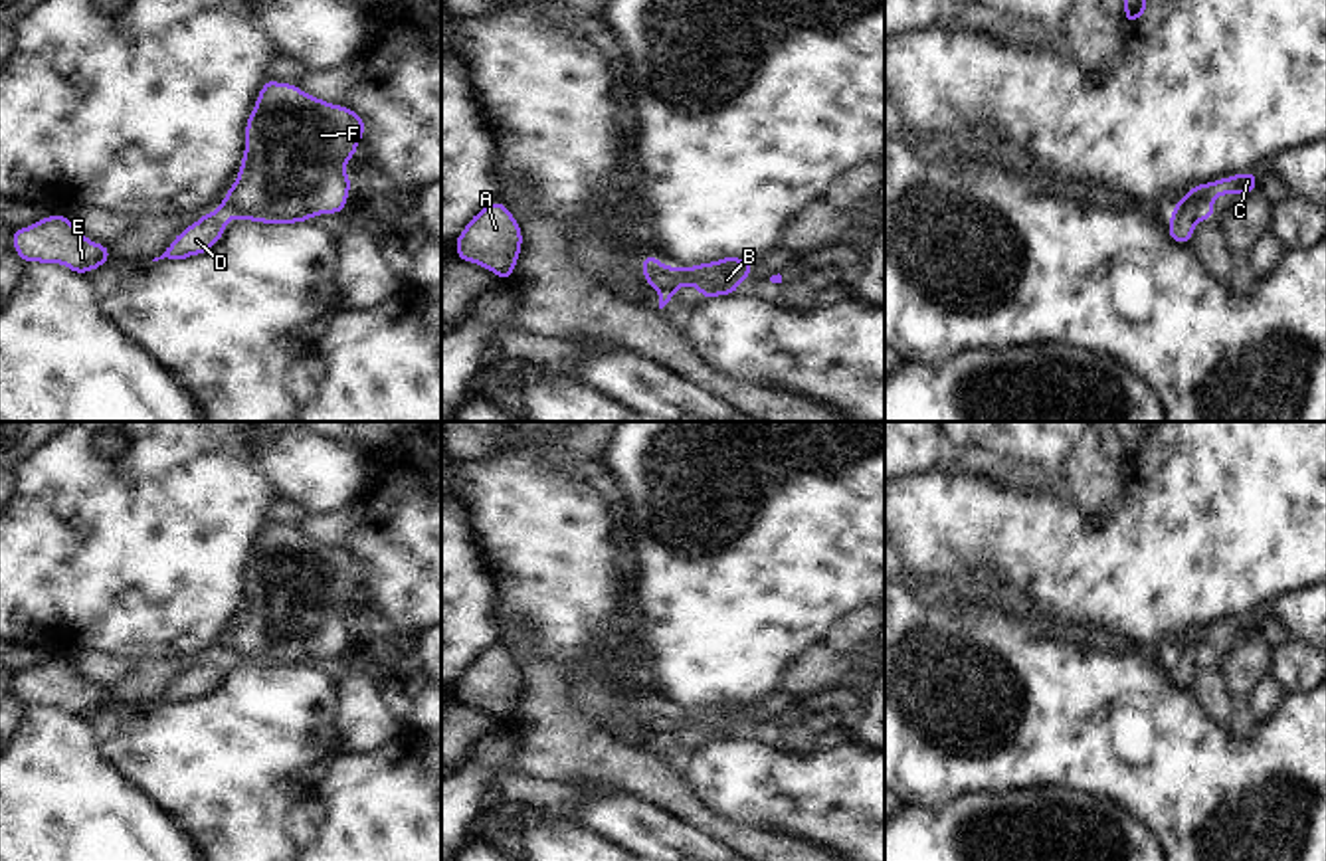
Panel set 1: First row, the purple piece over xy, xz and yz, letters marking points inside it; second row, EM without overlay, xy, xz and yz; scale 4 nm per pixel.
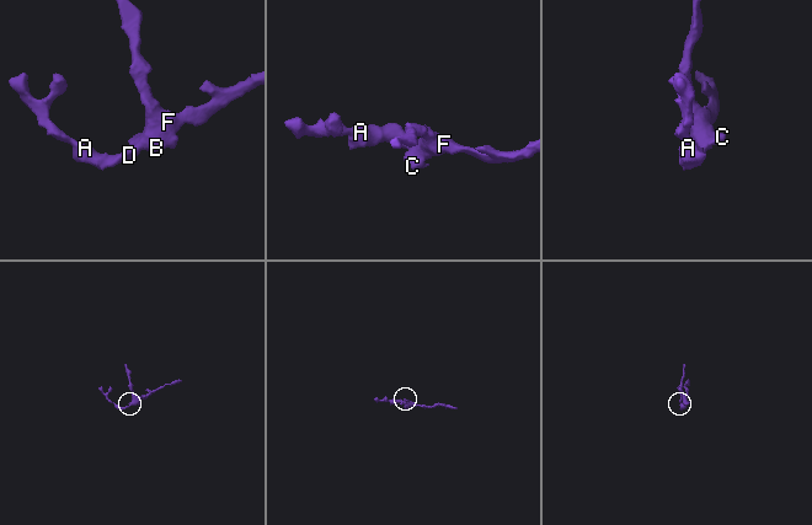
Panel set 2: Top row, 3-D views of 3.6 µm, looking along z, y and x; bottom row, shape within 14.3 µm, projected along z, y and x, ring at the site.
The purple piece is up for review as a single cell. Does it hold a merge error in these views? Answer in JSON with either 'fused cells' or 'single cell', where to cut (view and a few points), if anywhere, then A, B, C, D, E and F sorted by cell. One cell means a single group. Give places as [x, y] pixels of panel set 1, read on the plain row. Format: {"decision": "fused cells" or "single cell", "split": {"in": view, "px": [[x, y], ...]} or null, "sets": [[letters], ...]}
{"decision": "single cell", "split": null, "sets": [["A", "B", "C", "D", "E", "F"]]}

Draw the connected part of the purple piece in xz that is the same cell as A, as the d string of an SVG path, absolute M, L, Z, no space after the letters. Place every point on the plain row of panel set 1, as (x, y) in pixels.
M495 643L479 653L455 681L455 701L511 722L522 693L522 673L511 653Z

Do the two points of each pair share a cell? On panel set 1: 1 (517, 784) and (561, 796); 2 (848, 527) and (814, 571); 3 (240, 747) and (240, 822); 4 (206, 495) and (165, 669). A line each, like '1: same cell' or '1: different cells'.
1: same cell
2: same cell
3: same cell
4: different cells

